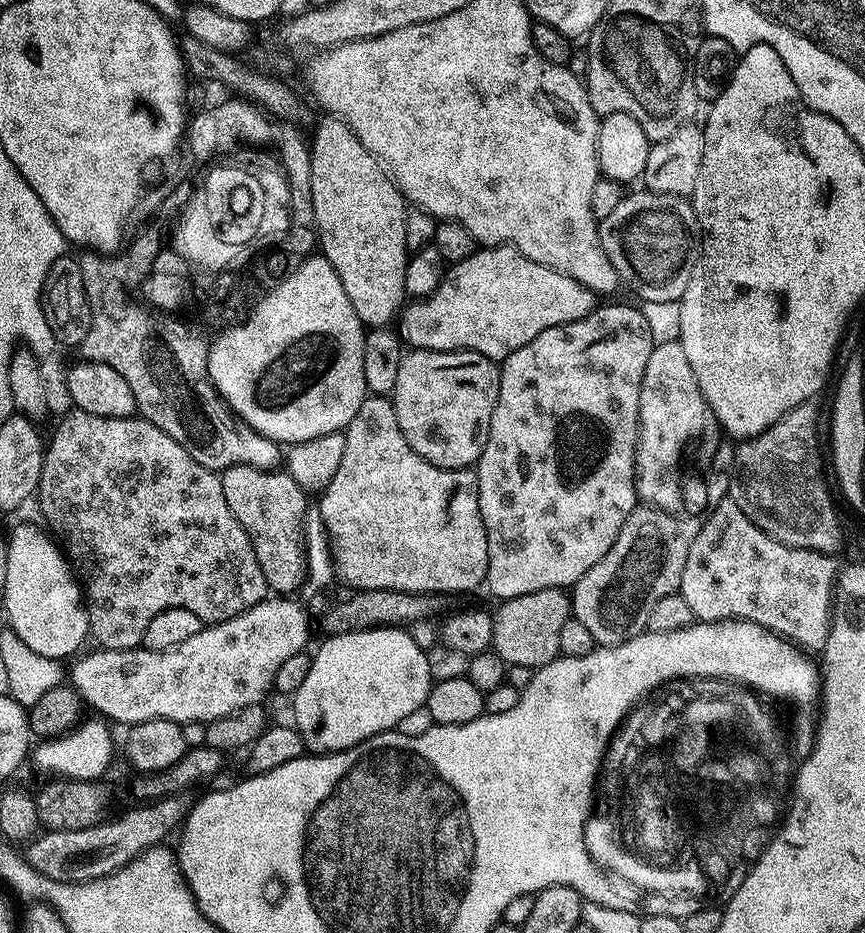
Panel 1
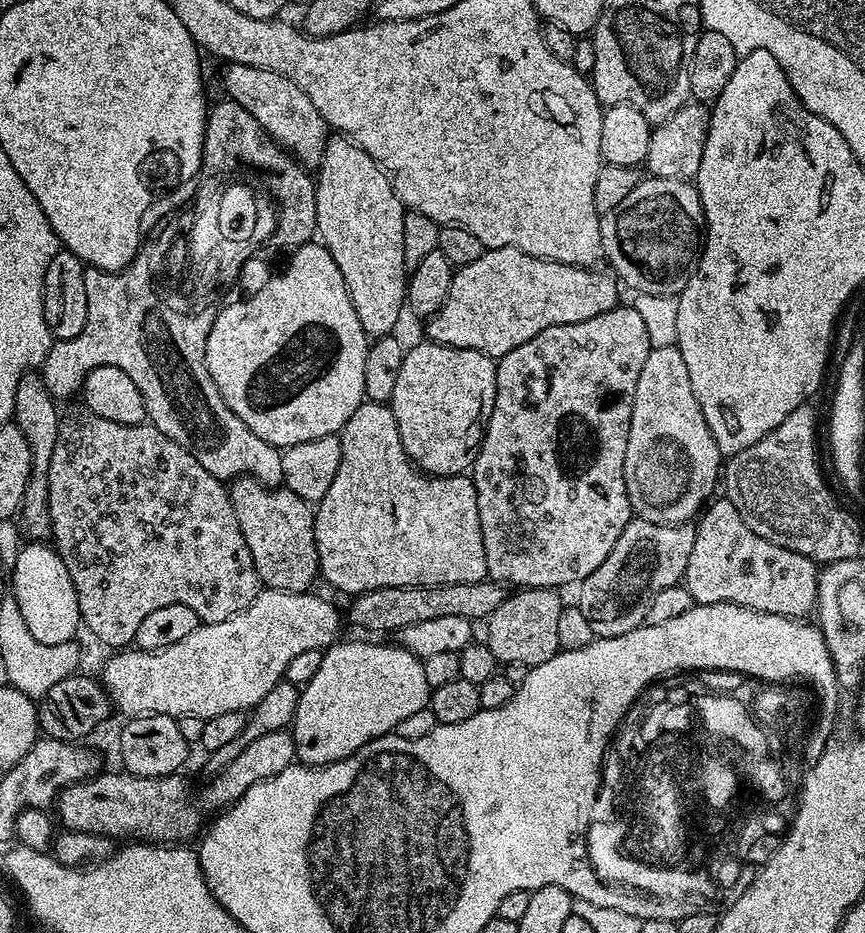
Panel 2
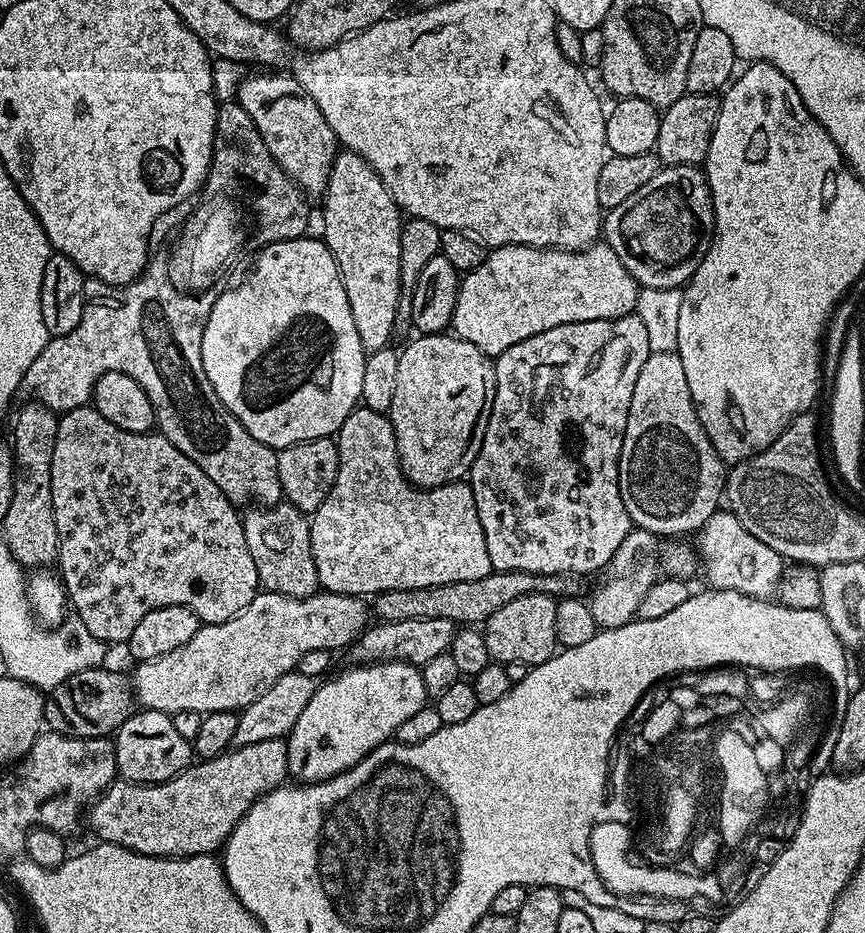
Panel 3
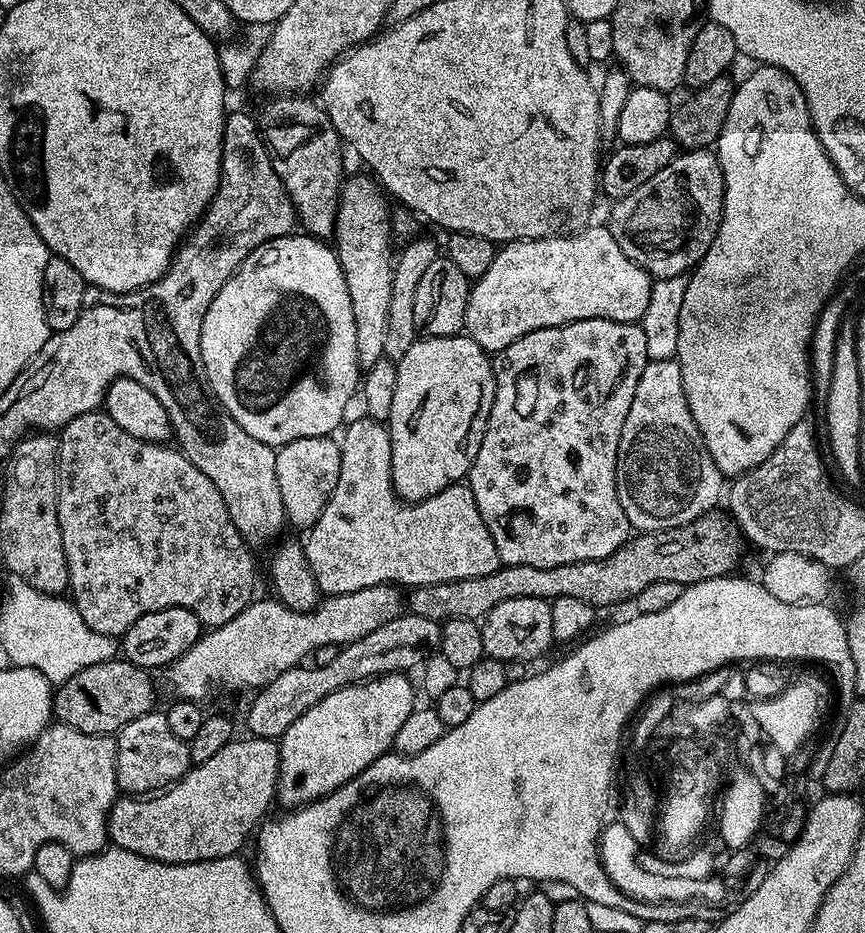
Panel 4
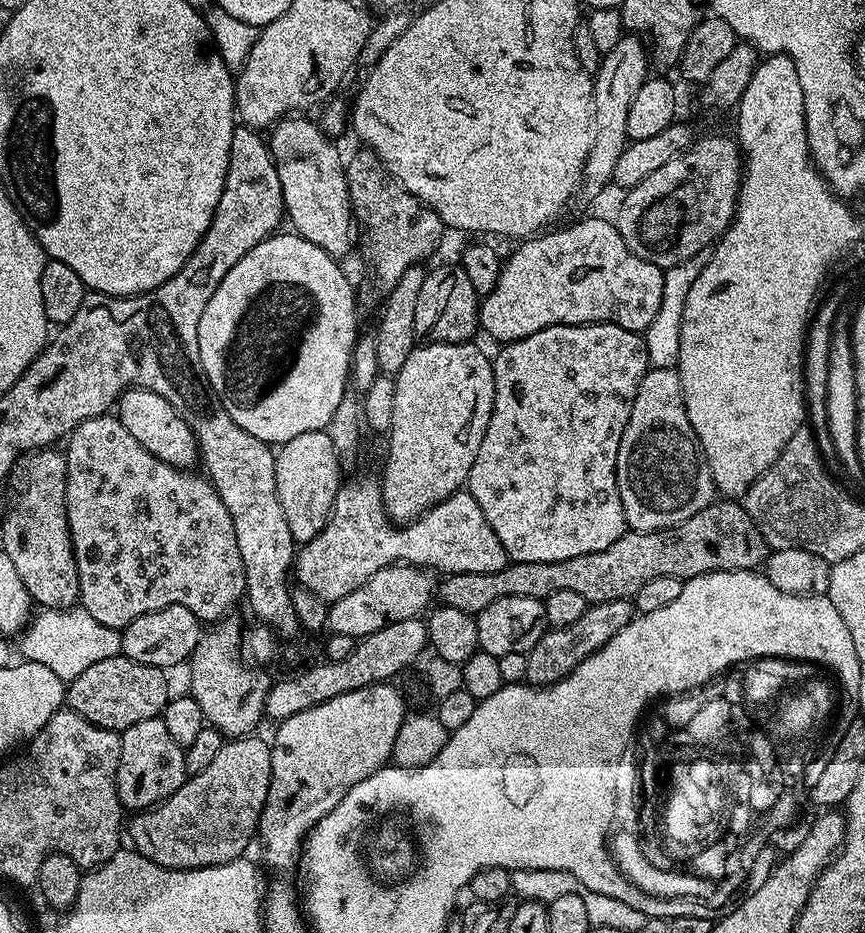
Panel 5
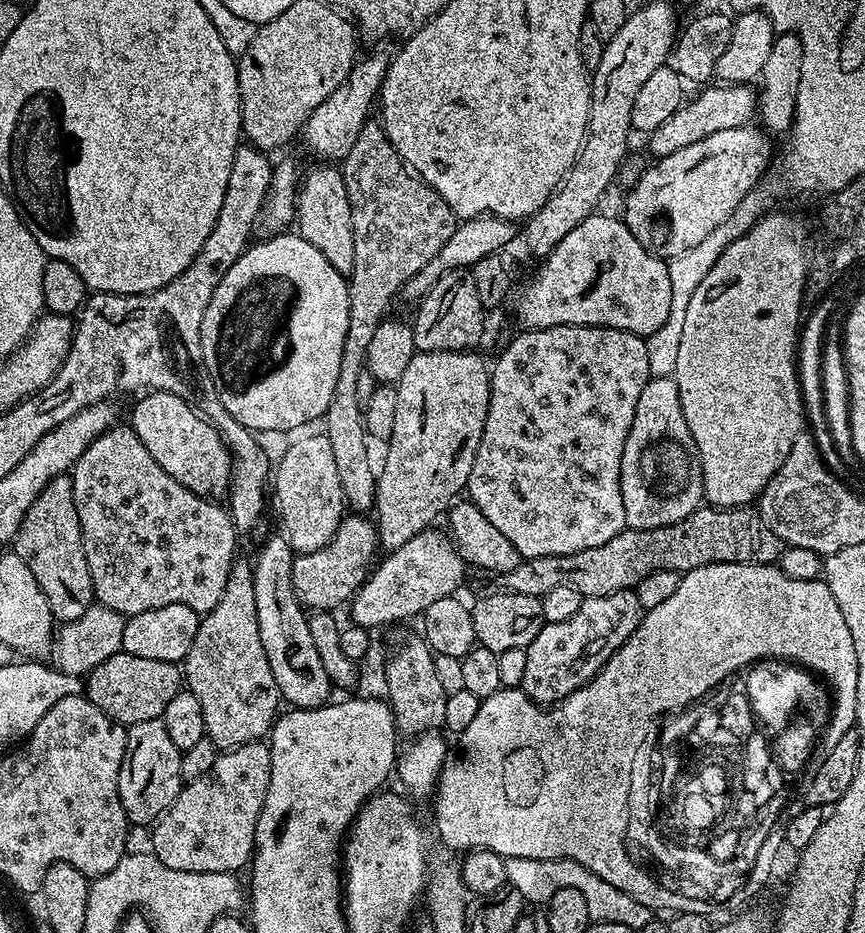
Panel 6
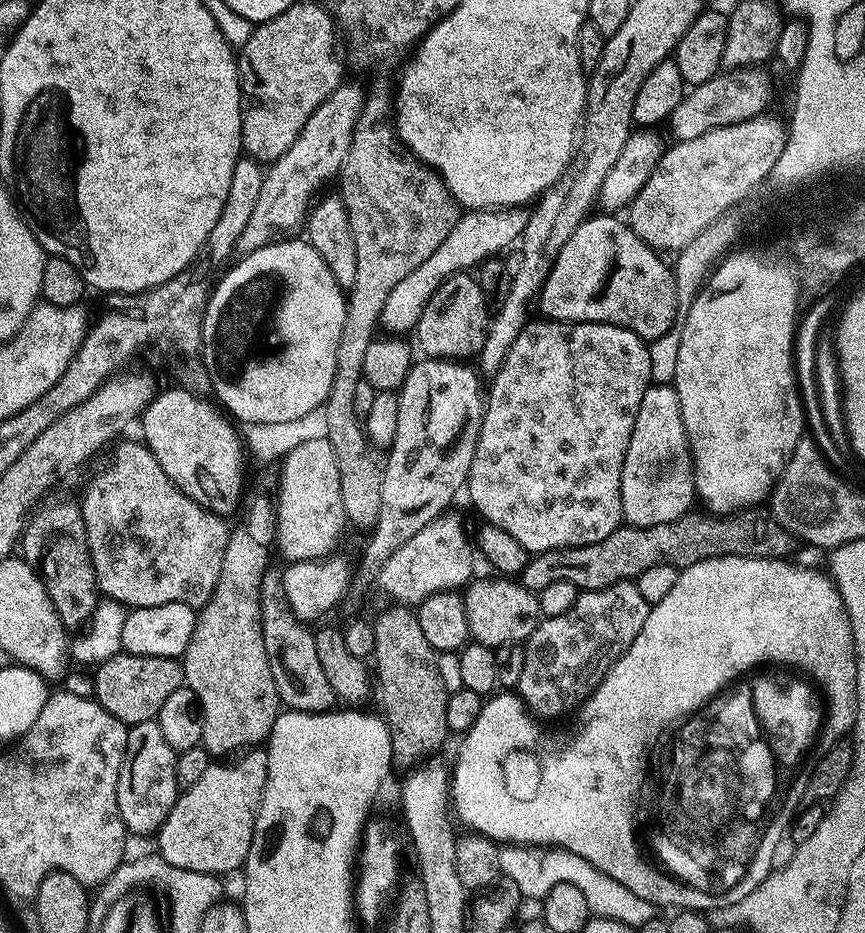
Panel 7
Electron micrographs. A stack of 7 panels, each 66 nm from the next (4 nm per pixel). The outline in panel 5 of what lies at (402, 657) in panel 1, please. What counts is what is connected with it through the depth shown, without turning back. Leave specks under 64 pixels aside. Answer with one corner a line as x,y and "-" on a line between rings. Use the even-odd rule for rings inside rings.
383,682
371,687
356,689
328,701
316,704
310,709
294,714
275,725
276,737
271,737
272,777
270,790
266,794
266,806
260,815
258,844
264,847
264,860
276,872
288,872
297,867
302,856
302,841
312,828
356,784
370,778
378,769
391,761
394,738
398,738
398,726
402,726
406,715
404,696
394,686
395,683

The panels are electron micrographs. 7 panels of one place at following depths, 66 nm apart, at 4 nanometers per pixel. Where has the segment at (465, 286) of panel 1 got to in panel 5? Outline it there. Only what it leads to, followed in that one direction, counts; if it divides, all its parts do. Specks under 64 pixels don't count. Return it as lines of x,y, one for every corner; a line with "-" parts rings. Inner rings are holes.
580,220
577,224
572,224
569,228
560,228
557,232
547,231
545,234
537,235
535,238
528,238
523,241
521,248
516,248
512,252
512,257
503,261
500,269
500,277
496,279
496,284
490,290
490,294
480,301
480,328
488,331
494,339
499,342
511,342
521,340
530,334
534,334
543,328
549,328
552,324
617,324
631,332
644,334
654,318
658,315
658,308
662,301
663,276
665,269
654,266
626,246
622,234
617,230
615,223
608,220

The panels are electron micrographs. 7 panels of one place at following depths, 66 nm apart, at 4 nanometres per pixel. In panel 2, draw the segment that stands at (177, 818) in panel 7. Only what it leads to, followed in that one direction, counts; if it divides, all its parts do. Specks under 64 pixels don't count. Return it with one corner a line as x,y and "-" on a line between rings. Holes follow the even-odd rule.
291,731
266,733
260,738
255,738
254,742
242,750
238,758
234,758
234,762
220,773
213,775
208,780
209,784
200,793
192,792
191,786
183,780
183,775
180,774
133,776
132,773
123,770
117,770
117,772
104,770
87,780
81,780
79,784
71,784
70,787
63,788
54,801
54,809
56,808
54,816
59,823
61,820
65,824
63,827
69,832
85,832
111,838
129,836
127,839
132,842
188,842
191,836
201,835
206,824
204,812
219,813
238,798
242,798
246,790
250,790
250,786
274,778
282,770
292,767
295,763
297,763
296,746

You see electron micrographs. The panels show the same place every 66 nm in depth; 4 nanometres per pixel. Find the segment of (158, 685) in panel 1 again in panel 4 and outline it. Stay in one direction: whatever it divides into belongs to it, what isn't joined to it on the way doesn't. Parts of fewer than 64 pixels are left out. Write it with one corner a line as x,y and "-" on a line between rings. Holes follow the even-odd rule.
379,584
366,590
321,599
319,606
309,612
290,610
275,598
253,599
242,614
220,628
205,631
200,640
186,650
186,654
171,664
166,672
172,683
171,695
181,700
204,702
212,688
264,688
283,671
311,657
320,646
357,642
358,638
400,615
400,592
397,585

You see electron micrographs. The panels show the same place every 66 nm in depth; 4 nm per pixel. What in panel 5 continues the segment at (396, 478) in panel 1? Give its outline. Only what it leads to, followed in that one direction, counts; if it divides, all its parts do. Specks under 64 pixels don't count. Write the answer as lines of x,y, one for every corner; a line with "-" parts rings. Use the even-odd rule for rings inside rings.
360,476
357,480
341,483
332,512
328,516
328,525
312,540
299,545
294,557
294,580
299,587
310,590
325,602
338,598
346,598
346,594
354,594
358,586
370,582
378,570
391,564
414,564
418,568
431,570
436,574
469,572
470,574
490,574
502,570
509,564
509,558
502,542
498,542
498,534
490,530
490,522
486,522
486,514
482,514
482,506
474,502
474,498
466,490
455,492
441,504
436,504
419,516
417,520
403,526
397,526
384,513
384,499
380,493
381,481
372,476

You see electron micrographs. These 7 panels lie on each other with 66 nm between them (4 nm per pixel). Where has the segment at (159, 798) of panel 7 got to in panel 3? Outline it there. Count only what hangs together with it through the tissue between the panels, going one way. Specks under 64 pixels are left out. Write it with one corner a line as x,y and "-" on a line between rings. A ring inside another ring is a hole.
149,708
133,711
131,718
116,729
114,743
119,779
129,780
131,784
161,784
173,780
194,760
191,743
178,734
171,715

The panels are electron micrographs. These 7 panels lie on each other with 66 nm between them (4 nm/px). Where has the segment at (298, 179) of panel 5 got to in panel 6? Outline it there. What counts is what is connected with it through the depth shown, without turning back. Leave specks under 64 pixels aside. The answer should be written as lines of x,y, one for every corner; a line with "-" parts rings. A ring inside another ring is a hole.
336,166
312,168
302,176
302,183
296,194
295,227
298,235
324,257
338,274
345,278
354,270
354,226
350,222
350,198
346,198
344,173

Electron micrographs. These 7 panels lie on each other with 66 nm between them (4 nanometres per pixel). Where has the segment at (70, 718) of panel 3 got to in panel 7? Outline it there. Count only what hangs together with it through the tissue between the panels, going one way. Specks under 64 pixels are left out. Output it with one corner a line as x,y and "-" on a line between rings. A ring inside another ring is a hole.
121,651
119,656
102,662
94,672
96,694
99,702
114,718
126,725
154,720
162,710
162,702
174,694
174,690
185,687
184,665
177,658
150,658
135,656

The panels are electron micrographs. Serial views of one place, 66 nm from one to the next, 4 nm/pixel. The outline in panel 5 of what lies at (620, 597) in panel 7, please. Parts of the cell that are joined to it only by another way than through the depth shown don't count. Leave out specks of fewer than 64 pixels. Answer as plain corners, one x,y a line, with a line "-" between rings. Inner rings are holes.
625,598
614,602
602,602
593,604
574,622
565,628
554,628
545,631
544,637
526,653
526,680
533,686
546,684
557,684
560,680
566,679
590,654
594,654
618,630
622,630
631,620
634,619
634,604
631,599

